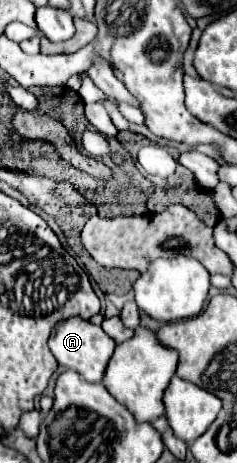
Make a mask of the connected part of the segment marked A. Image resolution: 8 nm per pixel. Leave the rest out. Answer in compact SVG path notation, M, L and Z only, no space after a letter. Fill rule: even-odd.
M68 318L58 322L50 334L48 344L60 366L76 370L88 382L102 382L106 364L112 358L114 346L116 346L116 342L102 330L102 326L94 326L82 318Z

